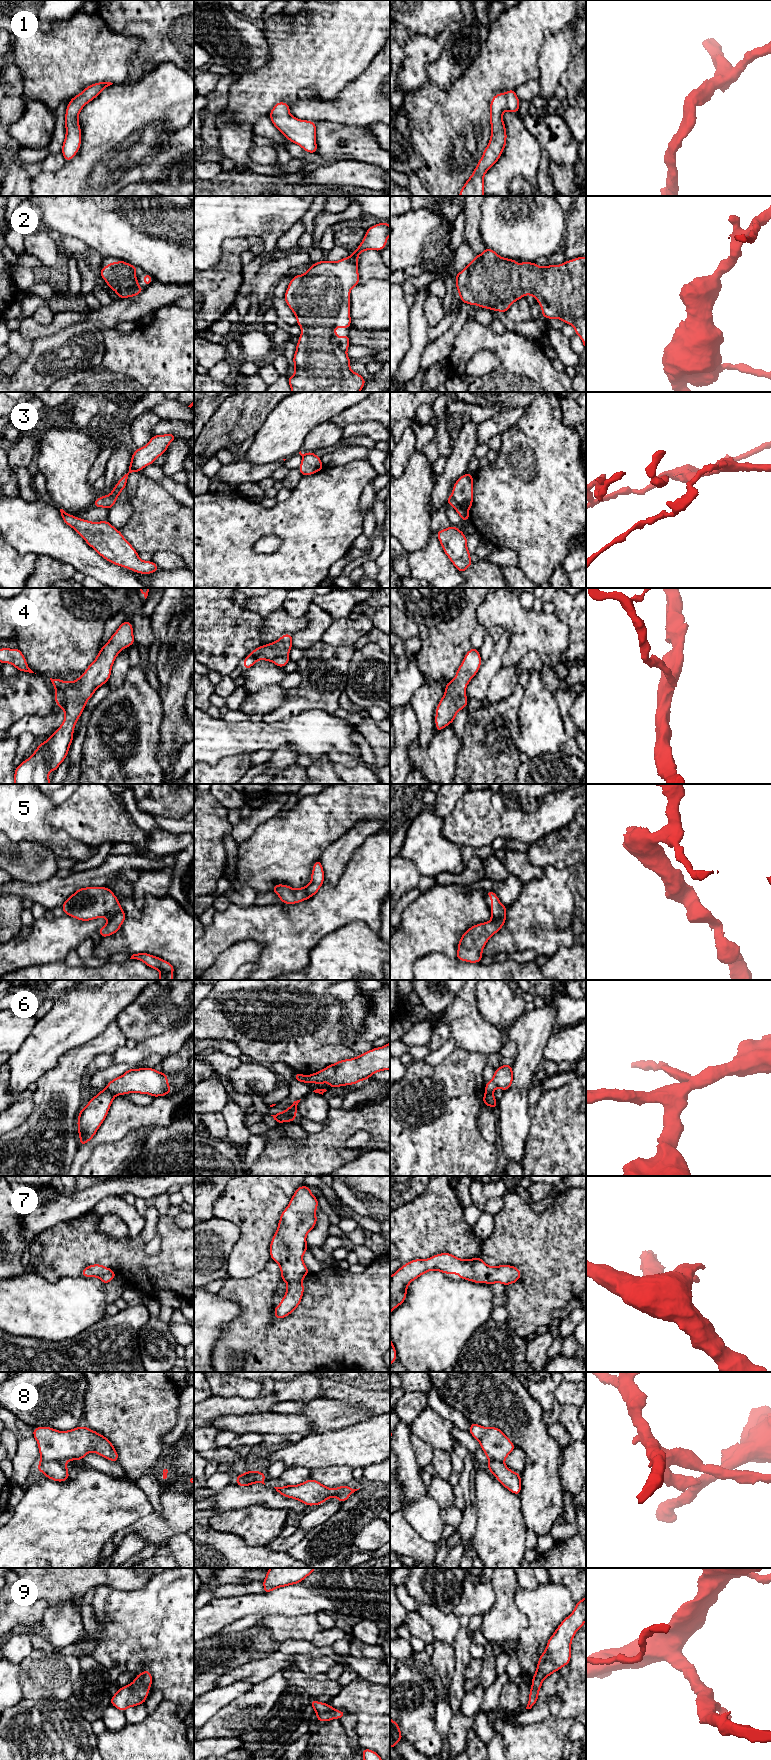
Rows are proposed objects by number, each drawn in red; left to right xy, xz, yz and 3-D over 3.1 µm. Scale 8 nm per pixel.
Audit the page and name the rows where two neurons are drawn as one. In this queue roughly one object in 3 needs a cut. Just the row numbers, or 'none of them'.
3, 6, 8

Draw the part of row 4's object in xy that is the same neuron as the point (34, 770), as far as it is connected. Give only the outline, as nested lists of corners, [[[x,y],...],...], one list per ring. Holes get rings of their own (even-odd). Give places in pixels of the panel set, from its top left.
[[[125,620],[101,647],[96,659],[75,681],[50,678],[55,688],[55,704],[65,712],[61,726],[35,752],[16,767],[14,784],[50,784],[48,774],[56,771],[68,755],[75,724],[94,692],[108,682],[117,655],[135,643],[132,624]]]

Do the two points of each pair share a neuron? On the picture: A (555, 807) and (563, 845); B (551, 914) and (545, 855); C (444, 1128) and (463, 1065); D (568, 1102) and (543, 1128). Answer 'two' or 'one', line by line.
A: two
B: two
C: one
D: one

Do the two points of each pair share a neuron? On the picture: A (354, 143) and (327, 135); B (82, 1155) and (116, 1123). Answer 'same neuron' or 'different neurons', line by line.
A: same neuron
B: same neuron

